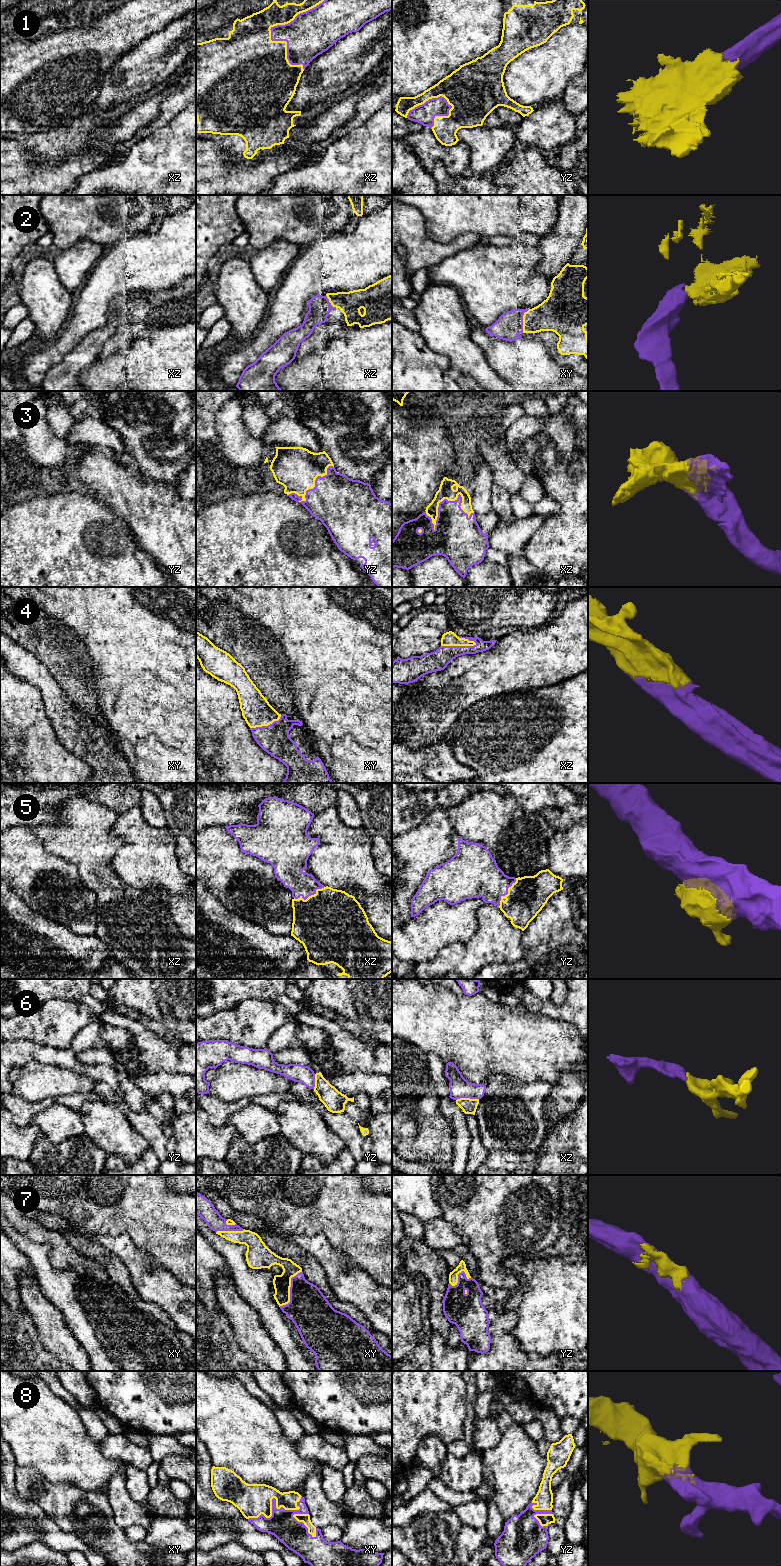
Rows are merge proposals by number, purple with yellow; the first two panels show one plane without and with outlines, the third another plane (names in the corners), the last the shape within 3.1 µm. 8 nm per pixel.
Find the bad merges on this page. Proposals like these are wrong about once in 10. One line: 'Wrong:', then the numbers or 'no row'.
Wrong: no row

